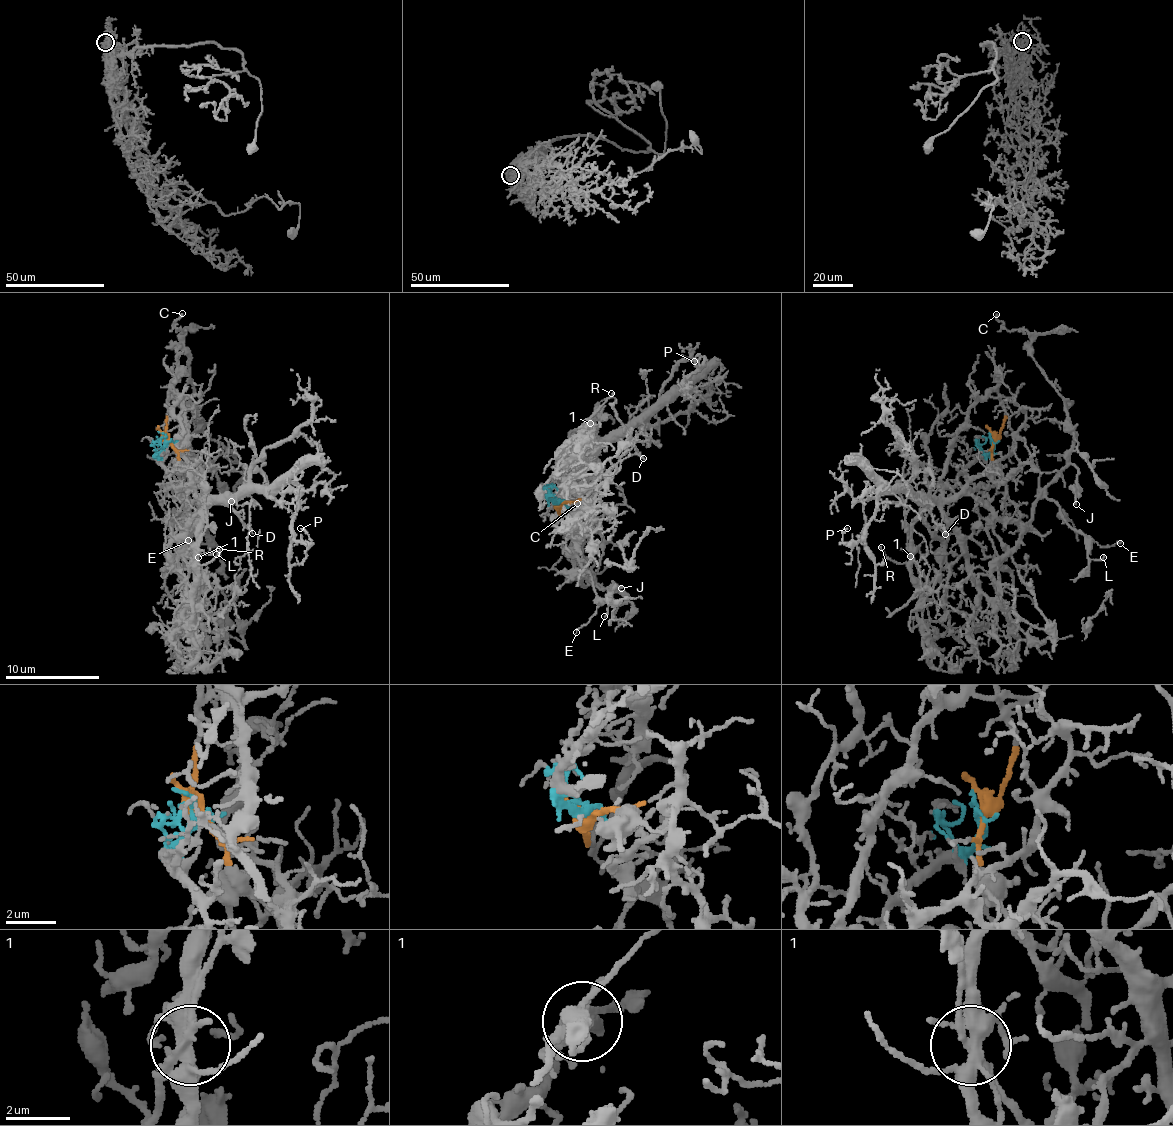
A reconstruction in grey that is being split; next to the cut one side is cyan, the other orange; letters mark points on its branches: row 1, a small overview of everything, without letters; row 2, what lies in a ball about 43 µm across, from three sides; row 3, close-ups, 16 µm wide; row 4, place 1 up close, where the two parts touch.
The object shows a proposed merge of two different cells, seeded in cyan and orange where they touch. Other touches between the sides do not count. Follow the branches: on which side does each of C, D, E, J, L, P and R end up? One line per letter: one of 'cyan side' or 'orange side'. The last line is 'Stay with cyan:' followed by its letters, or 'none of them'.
C: orange side
D: cyan side
E: orange side
J: orange side
L: orange side
P: cyan side
R: cyan side
Stay with cyan: D, P, R

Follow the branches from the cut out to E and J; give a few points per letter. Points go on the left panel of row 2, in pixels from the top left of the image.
E: (166, 438), (178, 454), (183, 519), (186, 495), (198, 507), (208, 539), (204, 544), (188, 541)
J: (166, 438), (178, 454), (183, 519), (184, 472), (191, 464), (201, 462), (210, 469), (231, 502)

